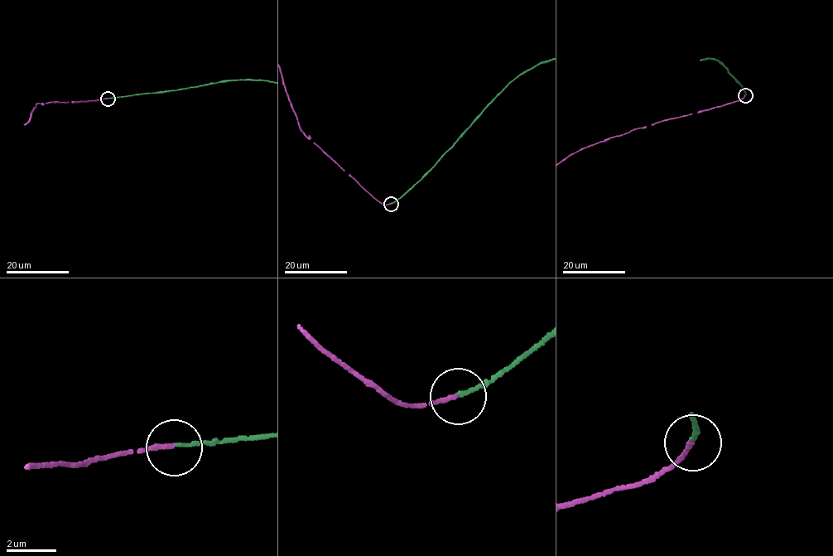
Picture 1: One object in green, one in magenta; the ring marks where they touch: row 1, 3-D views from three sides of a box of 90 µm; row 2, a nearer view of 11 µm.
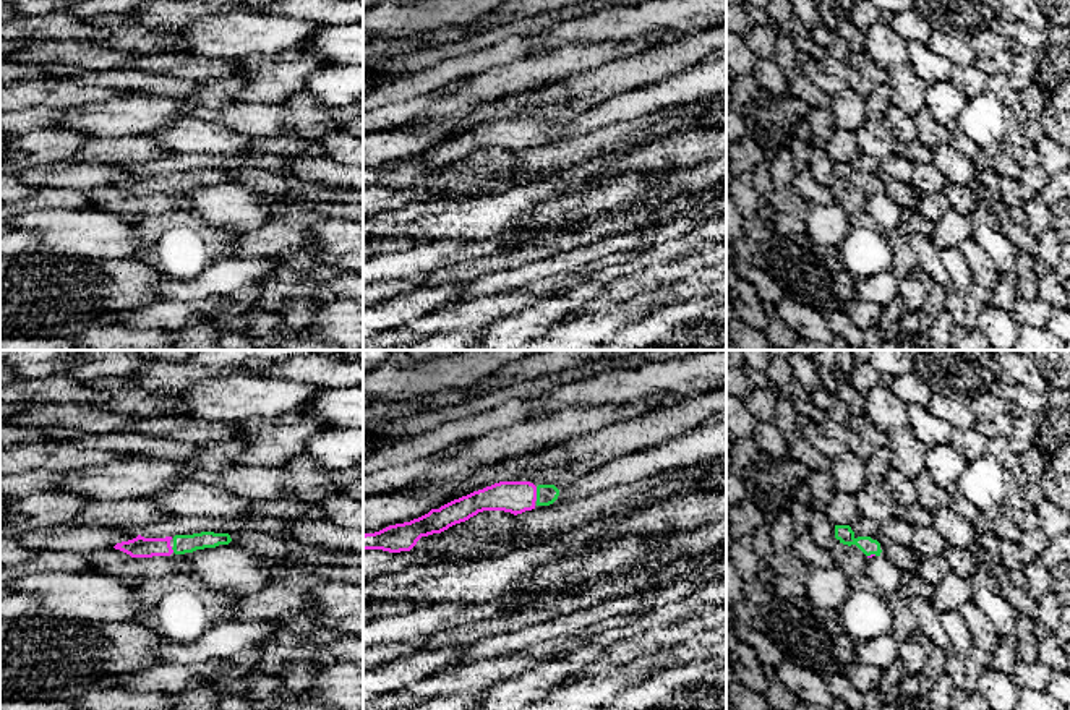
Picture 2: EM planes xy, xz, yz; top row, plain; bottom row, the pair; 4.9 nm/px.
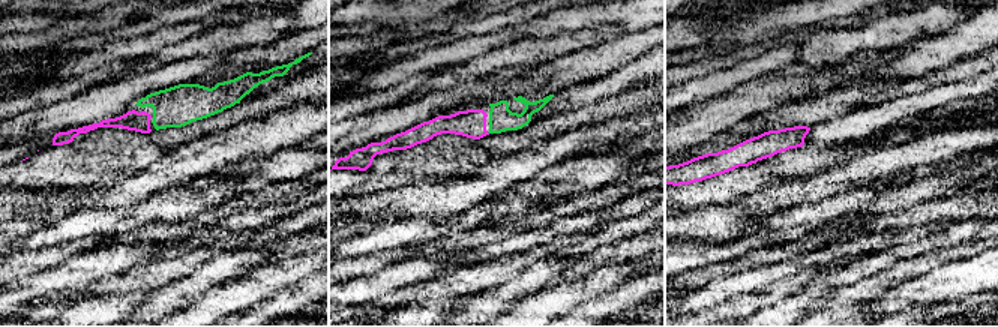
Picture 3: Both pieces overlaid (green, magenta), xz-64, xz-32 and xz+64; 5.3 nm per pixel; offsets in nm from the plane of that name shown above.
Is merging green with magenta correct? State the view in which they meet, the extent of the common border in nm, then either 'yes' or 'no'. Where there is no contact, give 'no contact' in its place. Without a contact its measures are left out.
meets green in xz; contact 70 nm long; yes

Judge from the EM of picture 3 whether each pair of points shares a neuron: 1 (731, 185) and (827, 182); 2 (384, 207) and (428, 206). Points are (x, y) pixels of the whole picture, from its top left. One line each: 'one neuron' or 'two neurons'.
1: two neurons
2: one neuron

